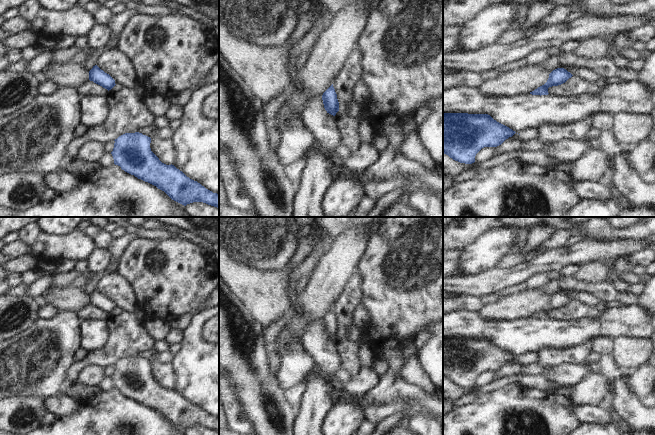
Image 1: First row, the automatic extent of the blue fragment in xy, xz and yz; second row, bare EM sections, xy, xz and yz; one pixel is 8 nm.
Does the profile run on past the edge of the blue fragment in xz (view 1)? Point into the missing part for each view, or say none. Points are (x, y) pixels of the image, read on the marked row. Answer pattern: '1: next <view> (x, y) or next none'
1: next none

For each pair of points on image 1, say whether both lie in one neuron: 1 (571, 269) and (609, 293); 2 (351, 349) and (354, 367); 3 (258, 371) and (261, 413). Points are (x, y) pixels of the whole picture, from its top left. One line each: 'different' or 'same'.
1: different
2: same
3: same

